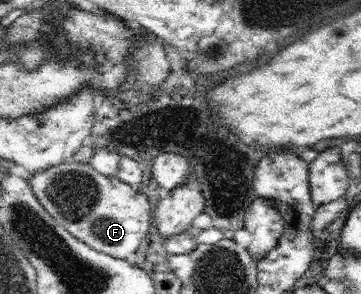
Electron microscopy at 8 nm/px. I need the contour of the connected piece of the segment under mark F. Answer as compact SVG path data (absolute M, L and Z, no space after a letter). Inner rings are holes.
M61 163L28 179L35 198L60 227L101 253L127 259L149 233L151 207L145 194L116 176L98 173L90 164Z

